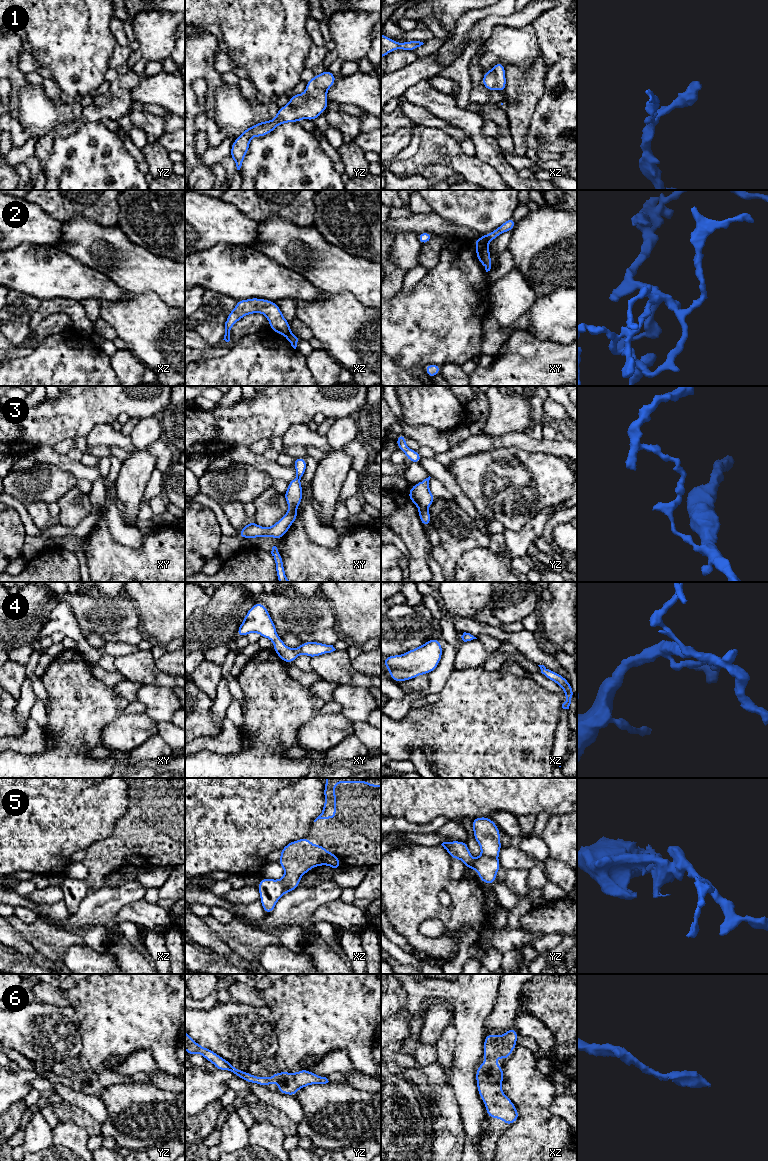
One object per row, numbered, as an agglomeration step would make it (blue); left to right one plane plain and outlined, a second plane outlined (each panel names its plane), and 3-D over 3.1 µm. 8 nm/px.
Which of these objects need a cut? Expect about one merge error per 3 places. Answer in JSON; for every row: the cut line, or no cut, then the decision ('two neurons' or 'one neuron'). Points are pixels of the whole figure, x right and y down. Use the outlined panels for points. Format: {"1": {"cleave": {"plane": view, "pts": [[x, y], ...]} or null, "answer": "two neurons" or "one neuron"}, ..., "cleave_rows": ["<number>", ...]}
{"1": {"cleave": null, "answer": "one neuron"}, "2": {"cleave": {"plane": "xy", "pts": [[478, 238], [486, 245]]}, "answer": "two neurons"}, "3": {"cleave": {"plane": "yz", "pts": [[419, 507], [426, 508]]}, "answer": "two neurons"}, "4": {"cleave": null, "answer": "one neuron"}, "5": {"cleave": {"plane": "yz", "pts": [[482, 853], [497, 859]]}, "answer": "two neurons"}, "6": {"cleave": null, "answer": "one neuron"}, "cleave_rows": ["2", "3", "5"]}

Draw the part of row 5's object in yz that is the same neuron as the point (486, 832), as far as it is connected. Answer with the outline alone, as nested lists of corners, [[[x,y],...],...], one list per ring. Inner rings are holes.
[[[478,817],[472,819],[472,827],[482,854],[498,859],[502,848],[498,826],[489,817]]]

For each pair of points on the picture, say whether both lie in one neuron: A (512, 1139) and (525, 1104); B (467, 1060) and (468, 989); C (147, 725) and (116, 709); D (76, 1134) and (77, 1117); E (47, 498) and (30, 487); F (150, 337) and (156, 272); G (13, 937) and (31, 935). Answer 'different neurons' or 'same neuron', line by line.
A: same neuron
B: same neuron
C: different neurons
D: different neurons
E: same neuron
F: different neurons
G: different neurons

